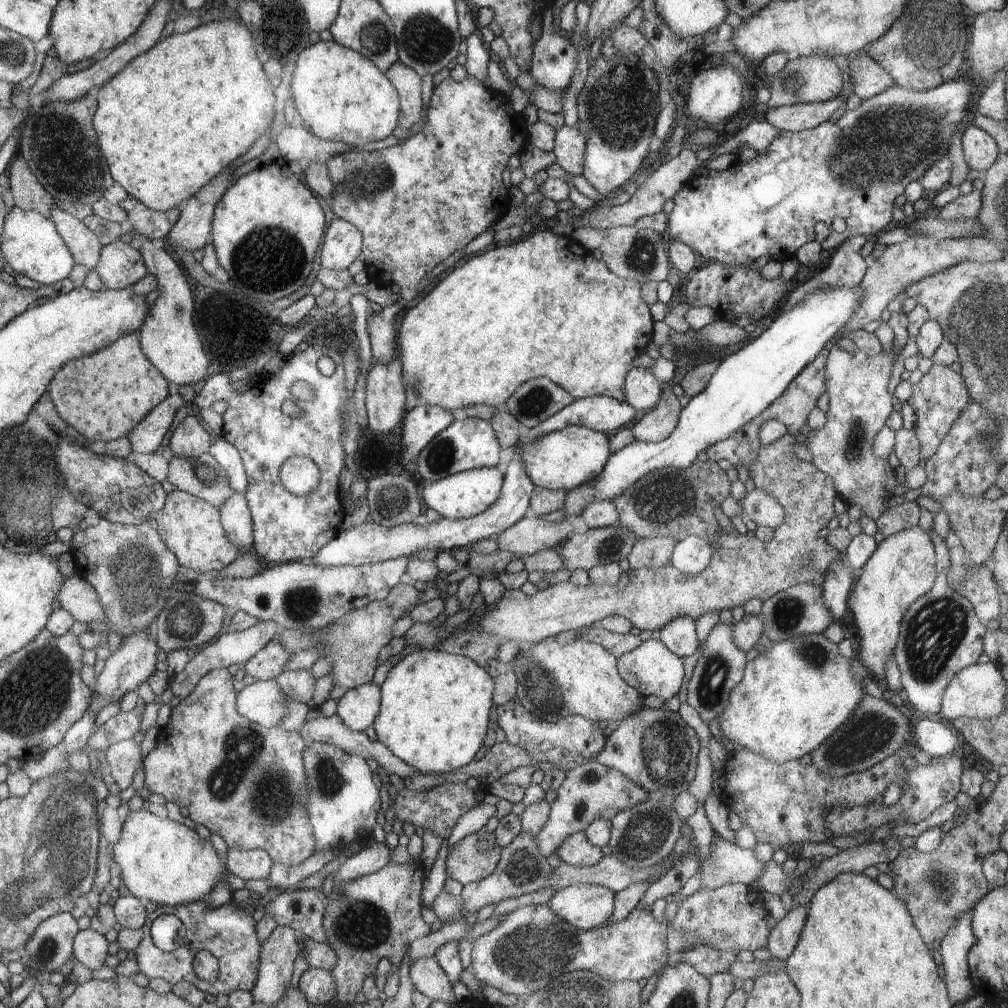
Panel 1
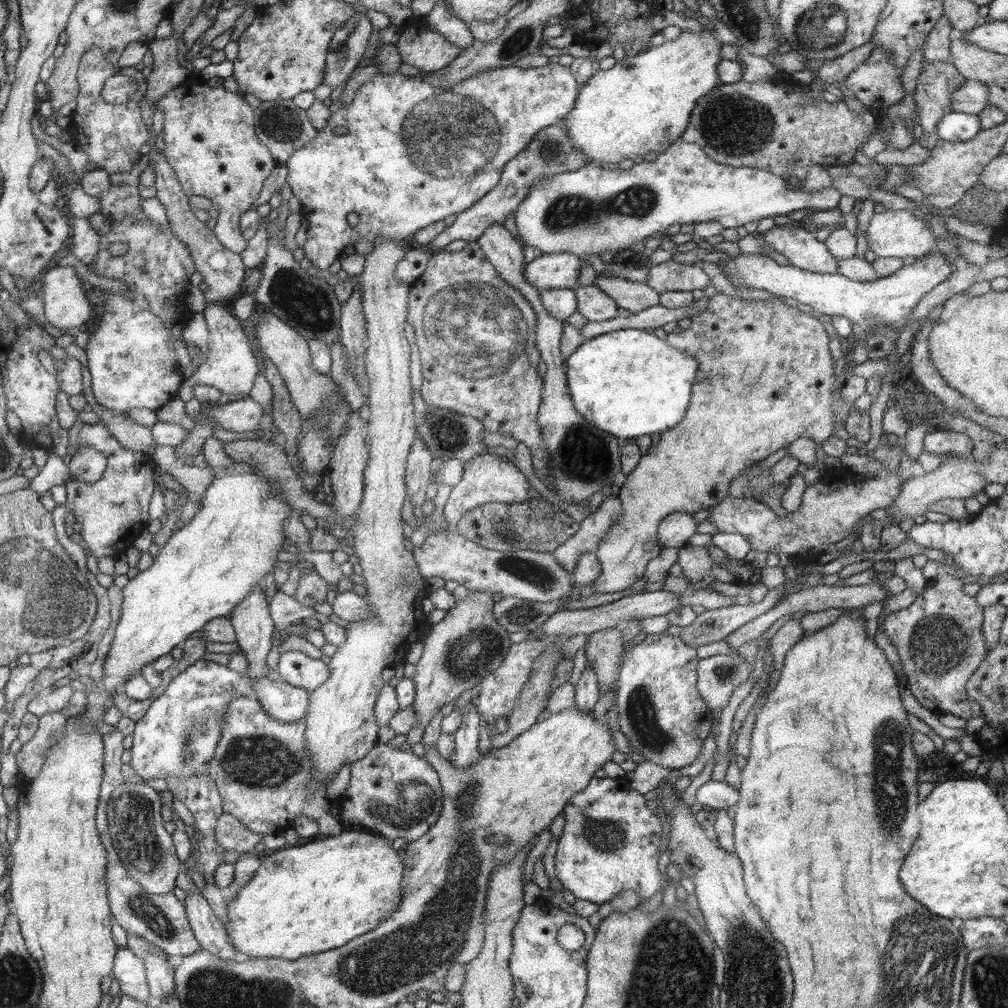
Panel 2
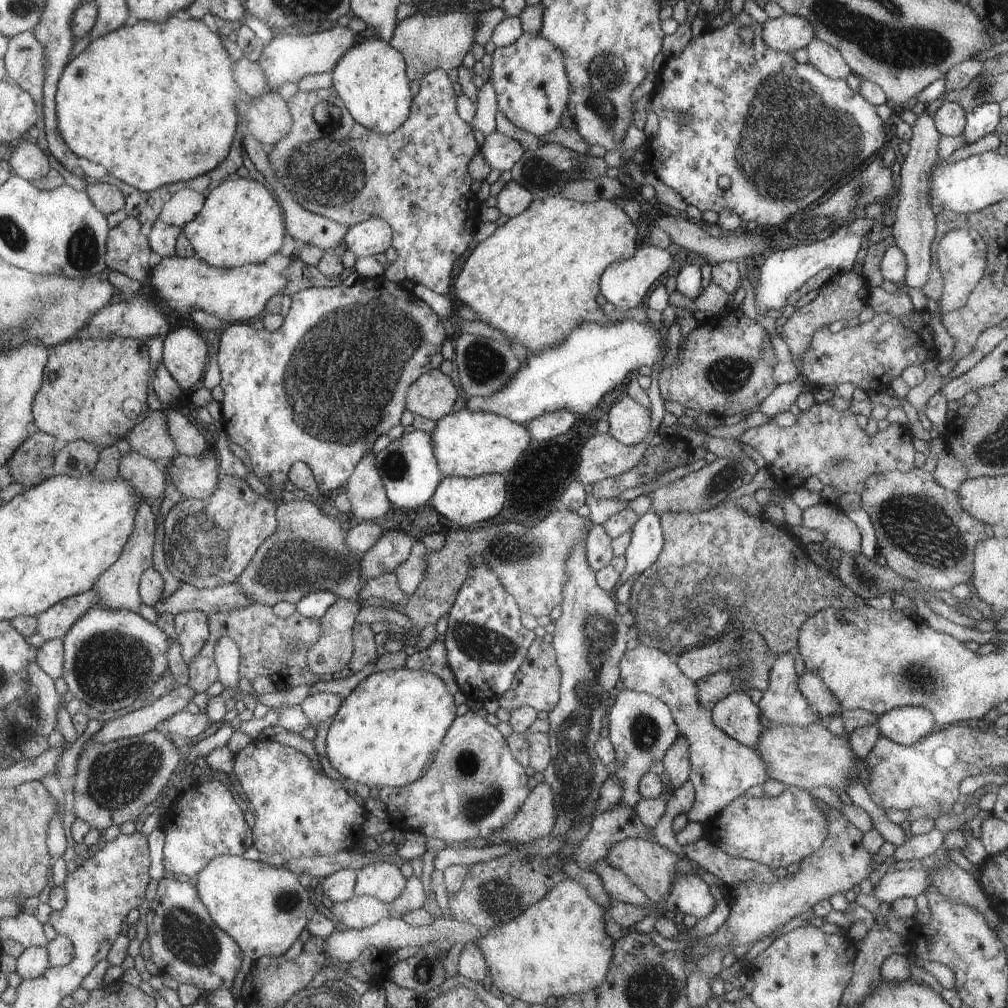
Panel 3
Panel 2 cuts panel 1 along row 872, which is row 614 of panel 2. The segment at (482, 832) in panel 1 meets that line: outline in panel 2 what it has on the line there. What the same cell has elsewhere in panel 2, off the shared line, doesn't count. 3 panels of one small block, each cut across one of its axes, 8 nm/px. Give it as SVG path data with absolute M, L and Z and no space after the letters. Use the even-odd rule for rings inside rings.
M470 591L469 597L457 600L450 610L448 610L444 619L437 624L432 624L431 631L425 635L423 642L423 655L415 664L415 675L412 678L415 684L415 699L413 709L417 716L417 723L405 735L407 742L418 744L422 742L423 735L426 734L425 726L435 718L441 711L444 704L457 701L464 695L468 695L470 690L476 687L484 678L496 671L506 658L509 648L513 641L510 639L510 633L494 617L493 608L495 602L492 600L492 594L482 591Z

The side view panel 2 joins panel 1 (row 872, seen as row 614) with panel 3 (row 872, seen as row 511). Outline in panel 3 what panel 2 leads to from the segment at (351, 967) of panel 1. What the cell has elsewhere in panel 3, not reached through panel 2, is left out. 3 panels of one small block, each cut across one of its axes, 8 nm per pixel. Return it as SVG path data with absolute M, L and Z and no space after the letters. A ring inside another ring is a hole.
M368 864L356 874L355 894L368 895L392 904L406 888L406 878L396 864Z

